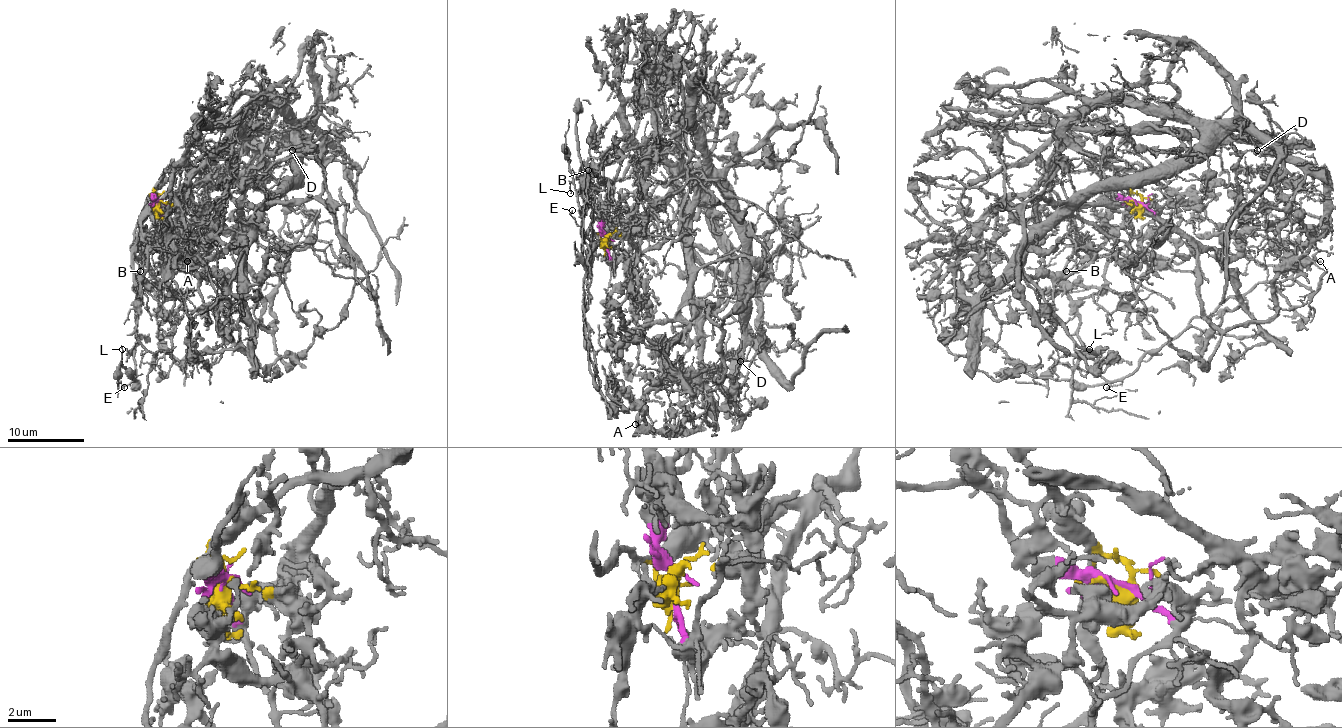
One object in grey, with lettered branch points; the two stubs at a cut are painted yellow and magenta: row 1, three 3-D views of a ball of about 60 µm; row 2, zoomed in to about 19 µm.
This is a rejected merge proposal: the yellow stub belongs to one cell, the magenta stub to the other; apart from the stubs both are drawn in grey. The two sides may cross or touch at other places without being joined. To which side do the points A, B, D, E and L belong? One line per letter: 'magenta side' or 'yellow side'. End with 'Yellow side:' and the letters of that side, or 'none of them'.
A: yellow side
B: magenta side
D: yellow side
E: magenta side
L: magenta side
Yellow side: A, D

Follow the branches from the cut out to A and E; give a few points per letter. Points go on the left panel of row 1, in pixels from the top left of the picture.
A: (157, 203), (184, 217), (199, 275), (240, 269), (257, 213), (184, 265), (167, 230), (197, 246), (188, 261)
E: (157, 202), (134, 255), (146, 255), (136, 250), (149, 276), (124, 388)

